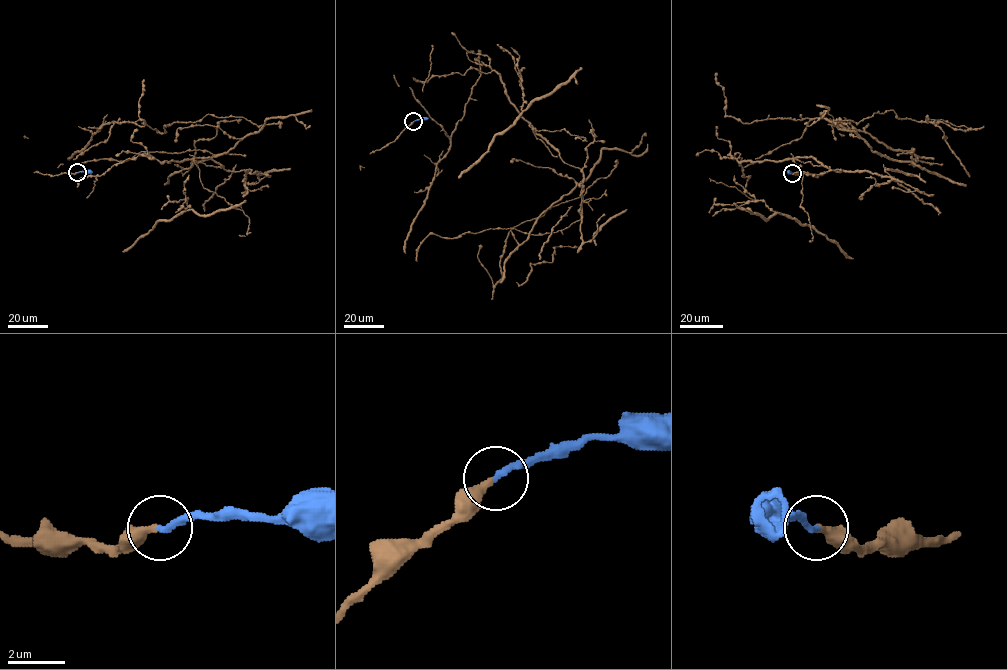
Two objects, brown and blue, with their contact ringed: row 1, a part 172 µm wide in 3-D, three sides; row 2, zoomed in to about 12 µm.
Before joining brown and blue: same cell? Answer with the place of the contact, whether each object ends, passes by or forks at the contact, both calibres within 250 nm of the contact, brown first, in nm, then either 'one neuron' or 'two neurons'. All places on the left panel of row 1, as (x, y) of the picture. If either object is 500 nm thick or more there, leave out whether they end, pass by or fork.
at (77, 172); brown ends there; blue ends there; 320 nm thick on the brown side, 240 nm on the other; one neuron

